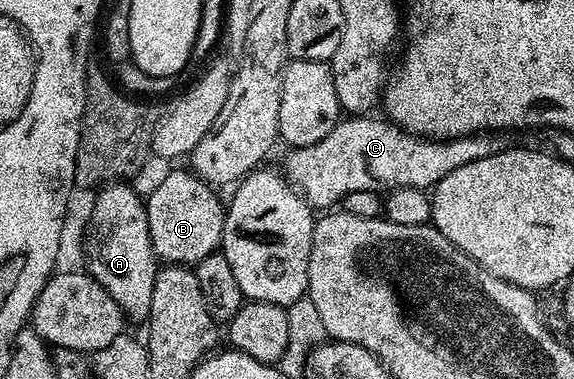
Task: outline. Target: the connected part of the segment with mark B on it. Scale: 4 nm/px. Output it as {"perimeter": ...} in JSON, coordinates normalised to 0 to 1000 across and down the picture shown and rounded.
{"perimeter":[[[321,443],[287,462],[265,496],[263,515],[254,515],[260,633],[279,694],[338,697],[387,652],[392,533],[375,512],[376,493]]]}

